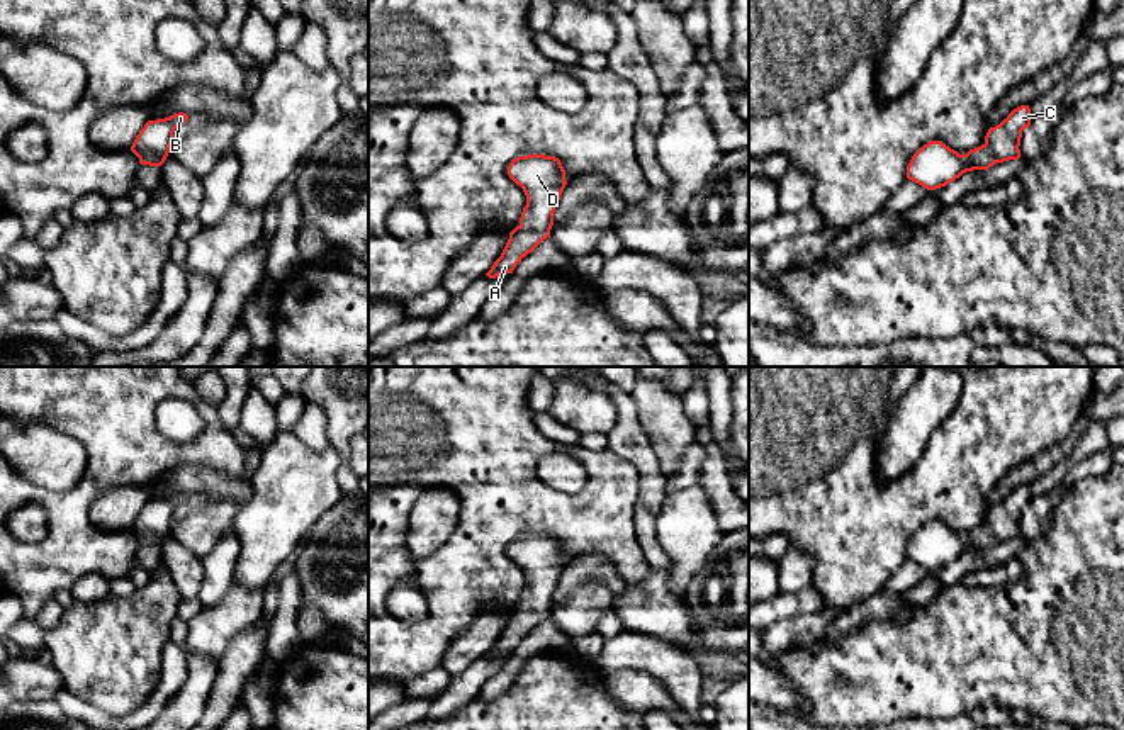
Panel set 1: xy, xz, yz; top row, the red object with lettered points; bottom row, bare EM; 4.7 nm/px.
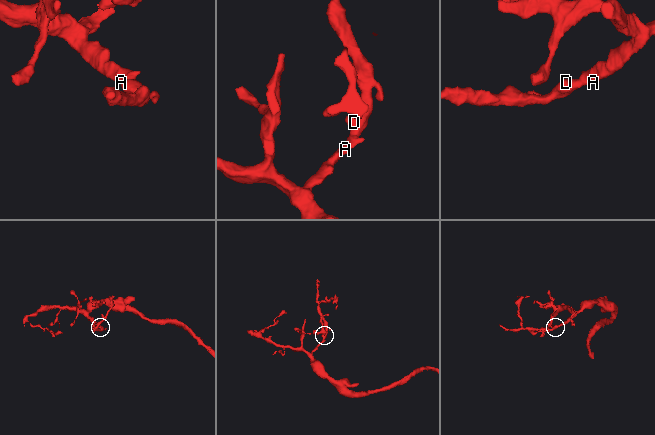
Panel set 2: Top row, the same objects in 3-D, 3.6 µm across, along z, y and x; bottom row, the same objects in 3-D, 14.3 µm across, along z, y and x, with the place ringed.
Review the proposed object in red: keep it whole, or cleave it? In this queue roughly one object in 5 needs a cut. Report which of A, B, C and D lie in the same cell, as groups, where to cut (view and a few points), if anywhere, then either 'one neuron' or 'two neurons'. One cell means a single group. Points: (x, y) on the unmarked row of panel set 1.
A B C D | no cut | one neuron

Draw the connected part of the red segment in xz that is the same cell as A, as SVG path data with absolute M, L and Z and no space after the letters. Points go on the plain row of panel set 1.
M518 536L509 543L508 555L523 569L526 586L523 587L520 604L509 613L501 637L486 654L489 659L513 654L528 633L550 618L554 592L567 565L565 550L555 536Z

